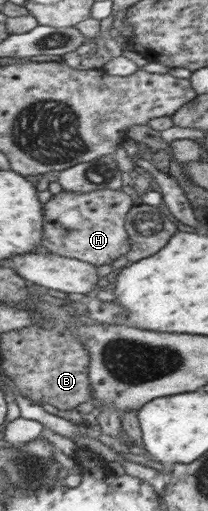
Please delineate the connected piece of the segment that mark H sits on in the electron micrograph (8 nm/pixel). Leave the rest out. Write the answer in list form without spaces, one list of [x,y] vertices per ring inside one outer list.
[[[100,189],[87,193],[60,191],[45,204],[42,245],[50,254],[70,257],[99,267],[109,265],[129,250],[123,220],[131,208],[131,198],[120,190]]]

